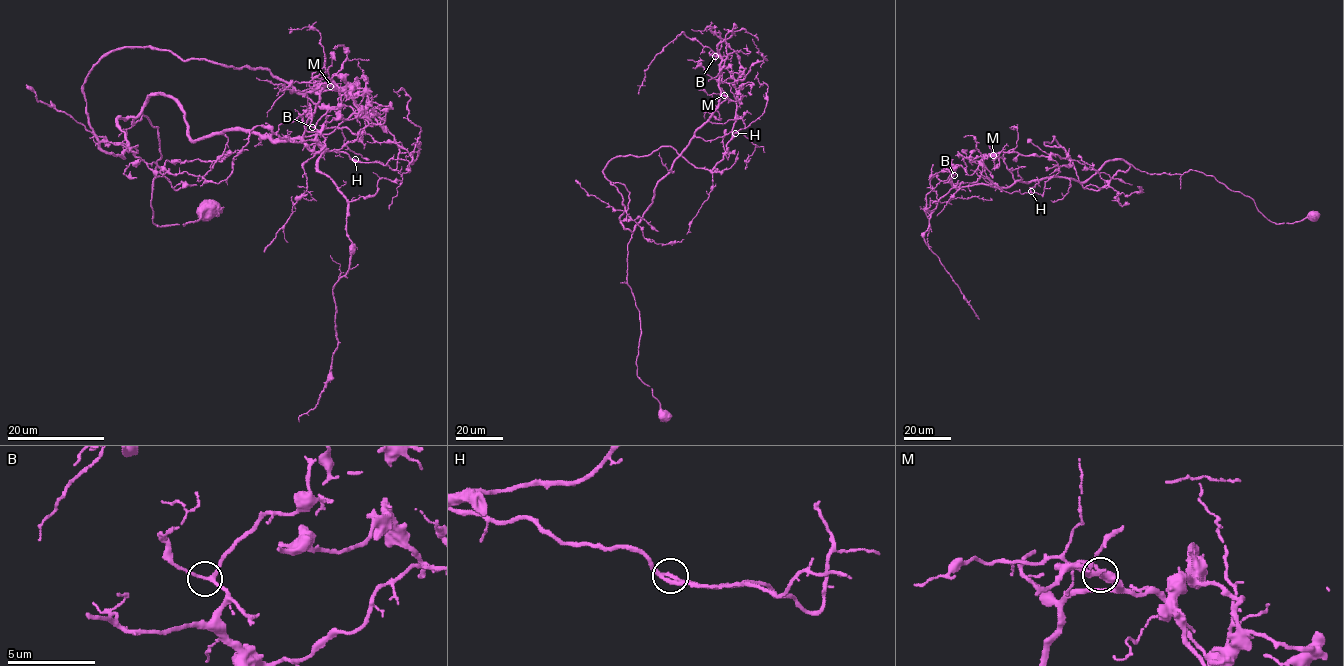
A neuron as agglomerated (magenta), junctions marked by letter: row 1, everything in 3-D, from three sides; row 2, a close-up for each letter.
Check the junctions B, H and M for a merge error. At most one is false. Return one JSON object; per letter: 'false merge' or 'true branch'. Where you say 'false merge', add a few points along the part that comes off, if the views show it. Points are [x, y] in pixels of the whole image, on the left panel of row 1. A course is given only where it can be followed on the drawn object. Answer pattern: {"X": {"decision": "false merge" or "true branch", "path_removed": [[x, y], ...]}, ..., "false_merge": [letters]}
{"B": {"decision": "true branch"}, "H": {"decision": "true branch"}, "M": {"decision": "true branch"}, "false_merge": []}

